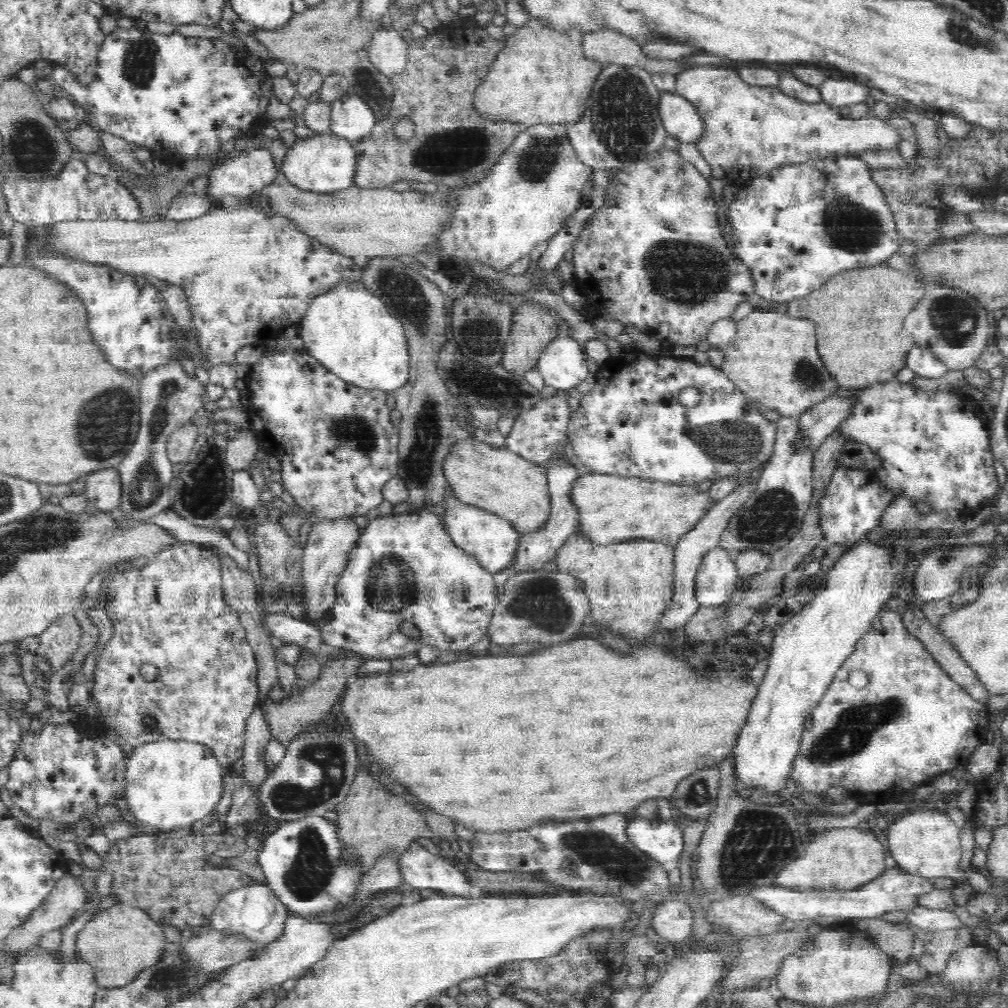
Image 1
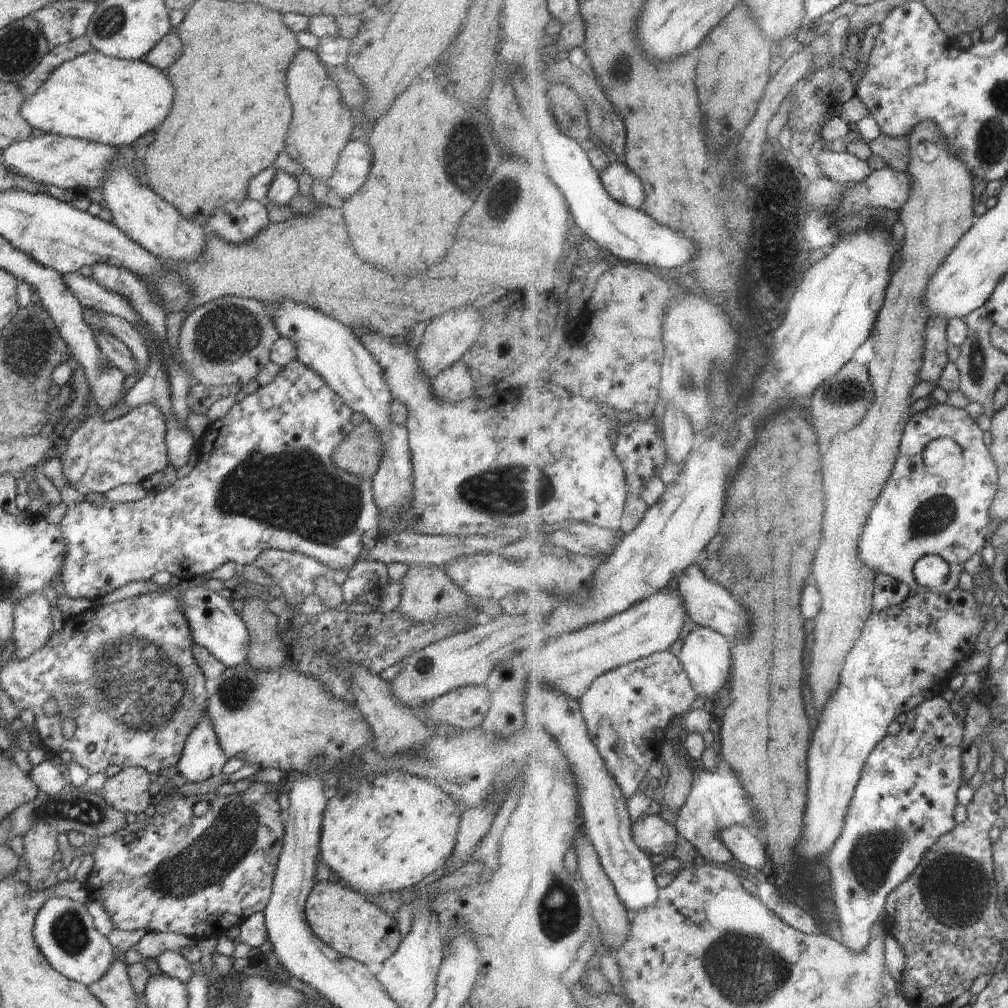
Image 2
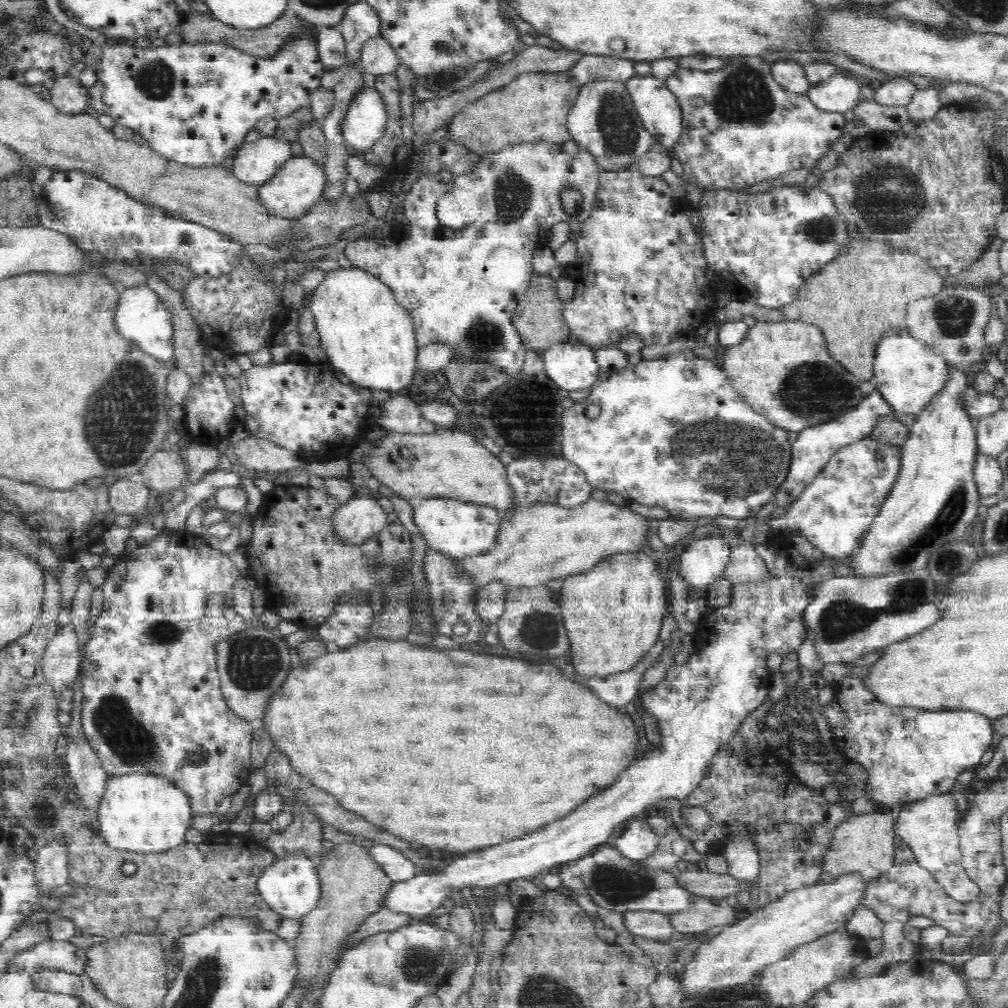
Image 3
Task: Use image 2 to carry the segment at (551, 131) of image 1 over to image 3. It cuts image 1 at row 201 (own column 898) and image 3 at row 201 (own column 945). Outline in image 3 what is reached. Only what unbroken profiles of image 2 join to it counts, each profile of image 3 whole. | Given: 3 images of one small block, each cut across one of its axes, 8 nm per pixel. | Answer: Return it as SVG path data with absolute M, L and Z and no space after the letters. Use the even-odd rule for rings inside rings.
M571 137L566 142L552 142L550 140L524 140L524 142L516 142L516 144L506 144L504 148L484 153L481 156L476 167L469 173L464 175L459 175L450 182L440 182L438 178L422 178L418 179L412 188L409 190L408 194L405 196L403 202L402 211L404 214L405 222L402 224L400 230L400 236L393 238L387 244L378 244L375 242L370 242L369 240L357 240L356 242L349 244L348 248L344 252L346 257L352 262L353 266L358 266L360 269L367 270L371 272L374 276L377 276L381 281L384 281L393 292L394 298L400 306L405 308L405 311L411 316L413 320L413 325L415 328L416 342L418 346L430 344L432 341L448 341L456 345L455 353L466 353L466 355L476 355L476 357L482 357L482 359L488 359L488 361L494 361L496 365L504 367L504 371L508 372L508 375L512 376L520 372L520 367L525 359L524 347L520 344L520 337L517 335L517 330L513 327L511 323L513 312L517 307L517 304L524 296L532 275L535 273L533 269L532 260L534 256L544 247L550 240L552 236L552 230L556 224L560 222L581 222L588 218L591 204L595 201L596 194L600 187L600 178L603 174L603 170L599 168L596 158L590 152L583 150L580 144L577 144ZM564 186L572 186L574 188L580 189L585 196L585 209L580 212L580 214L574 214L572 216L564 214L562 210L562 205L558 200L558 192ZM454 189L467 189L473 190L479 197L479 209L480 216L476 222L472 222L468 226L462 227L461 229L451 229L439 222L437 219L437 202L438 199L447 192Z

